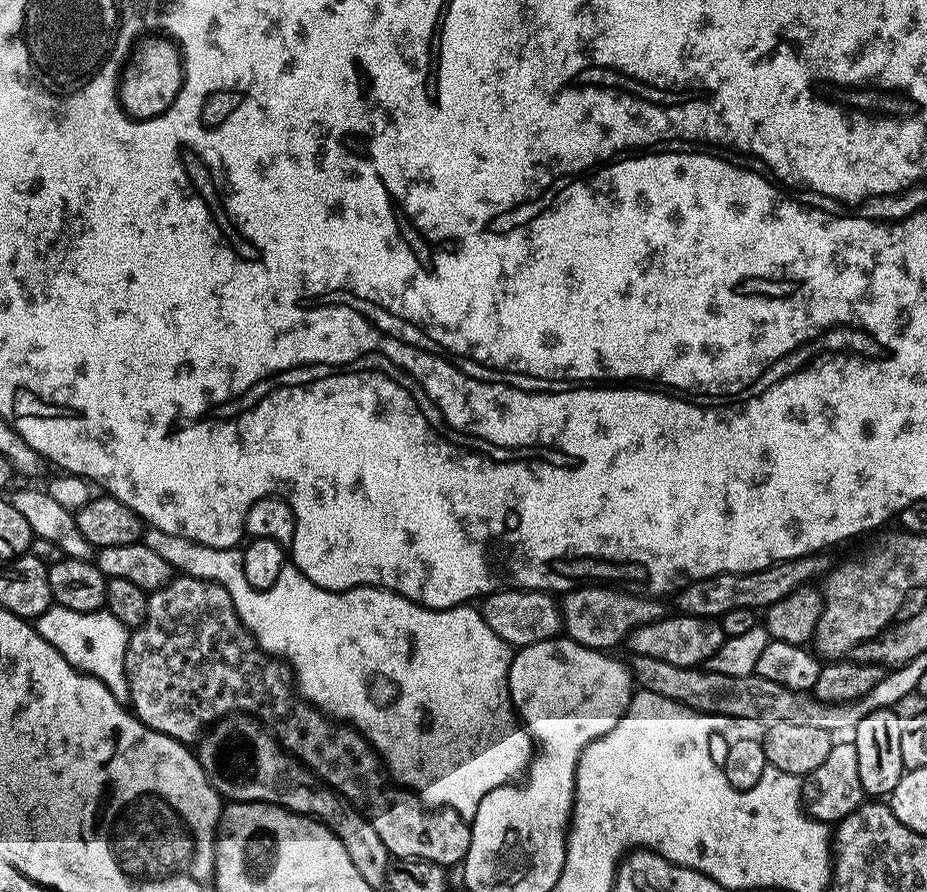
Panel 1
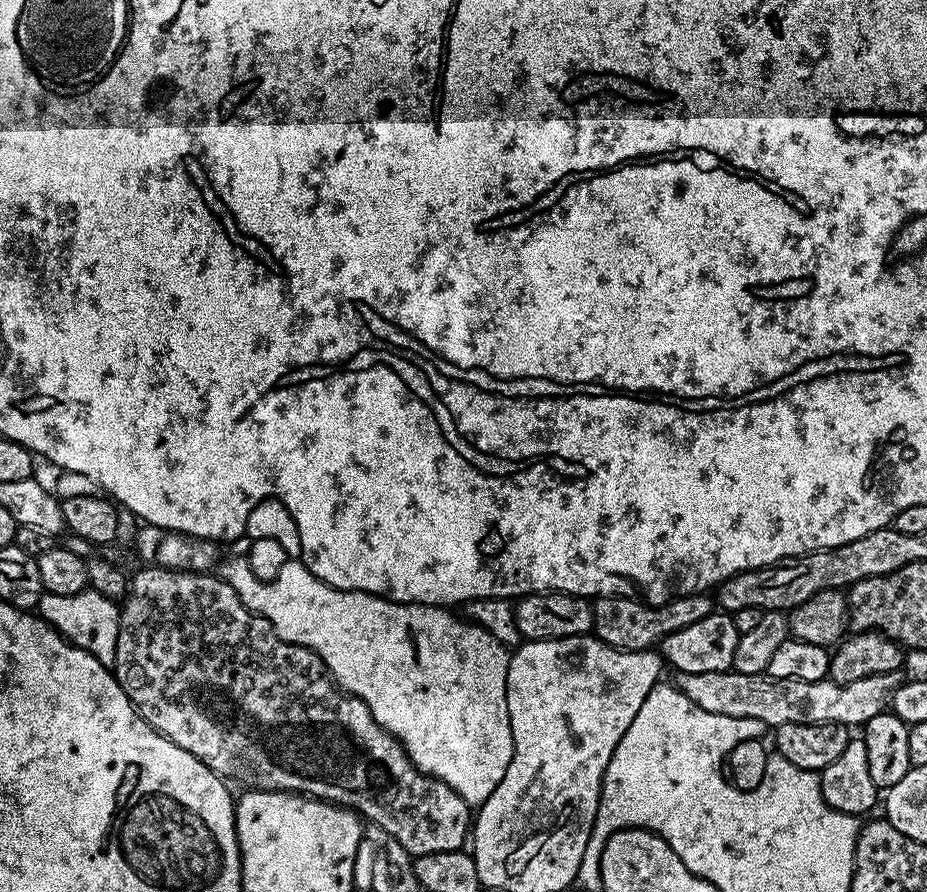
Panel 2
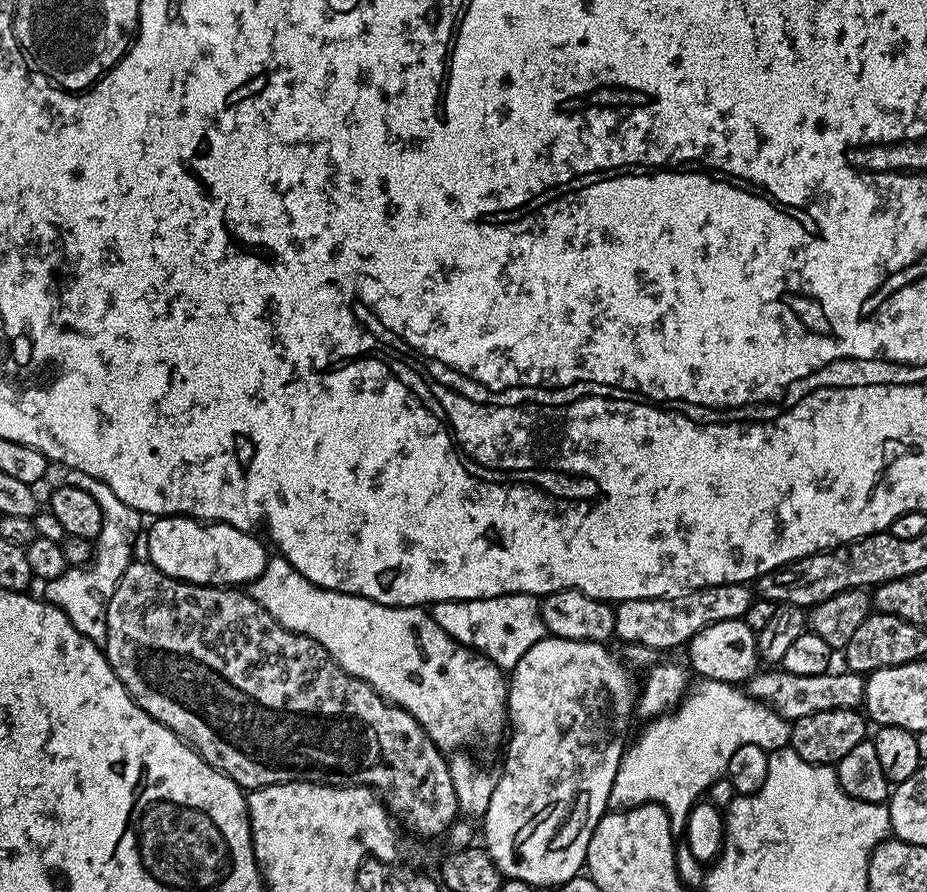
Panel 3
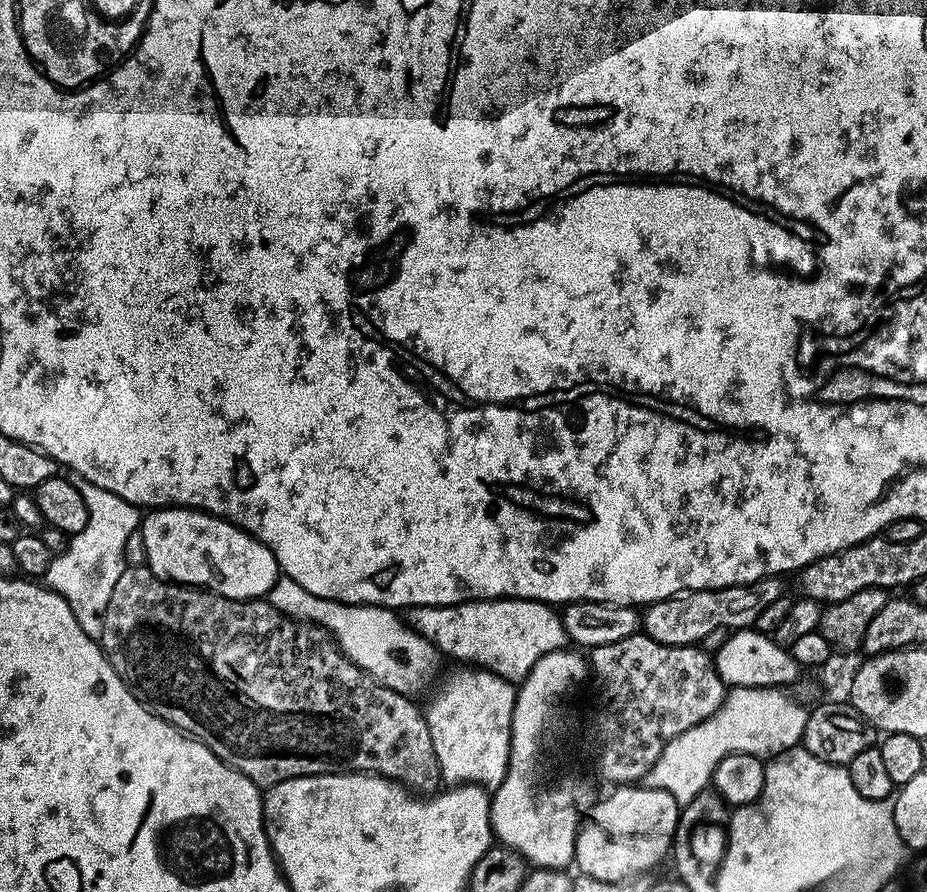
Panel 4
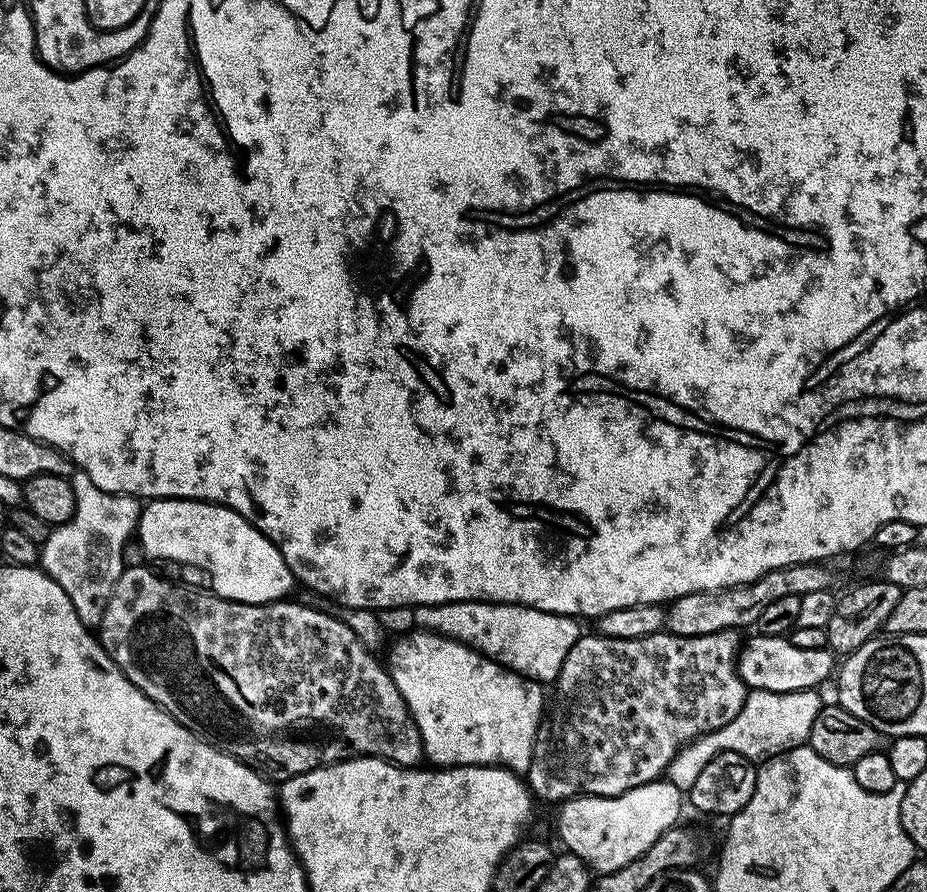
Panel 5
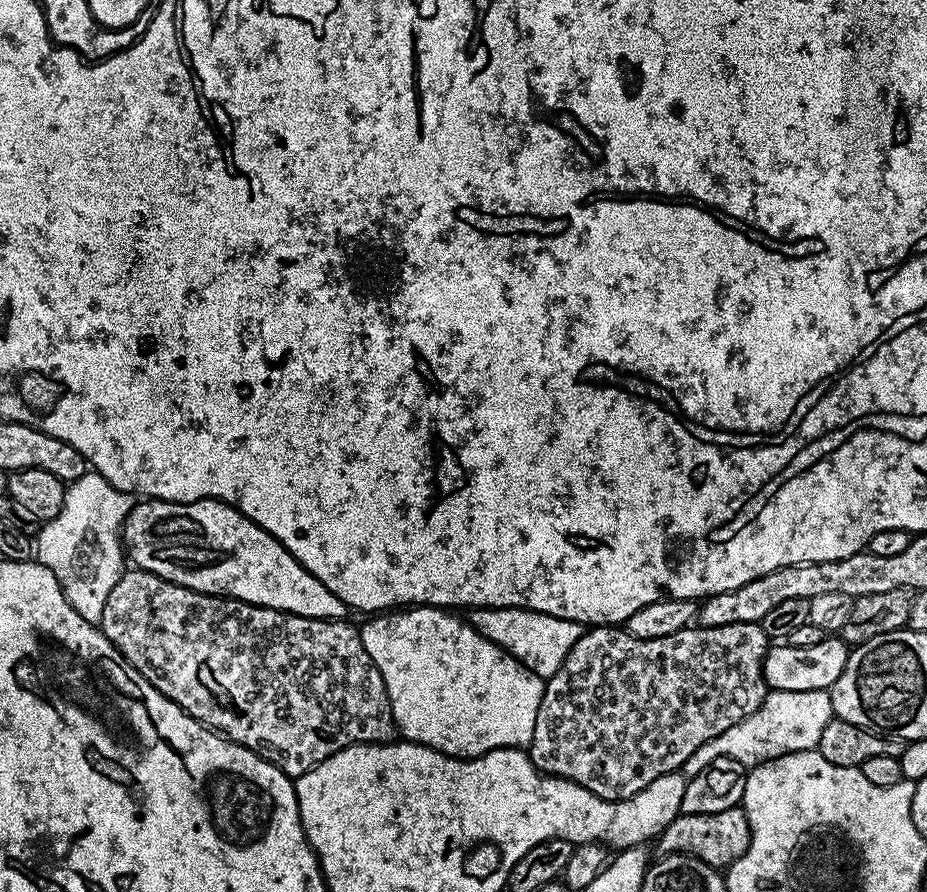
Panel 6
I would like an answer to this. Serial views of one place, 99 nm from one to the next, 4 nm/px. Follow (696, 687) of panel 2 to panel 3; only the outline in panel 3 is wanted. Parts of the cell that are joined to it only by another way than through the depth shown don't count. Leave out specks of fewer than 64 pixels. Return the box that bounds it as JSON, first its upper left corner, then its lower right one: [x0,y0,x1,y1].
[746,670,865,722]

